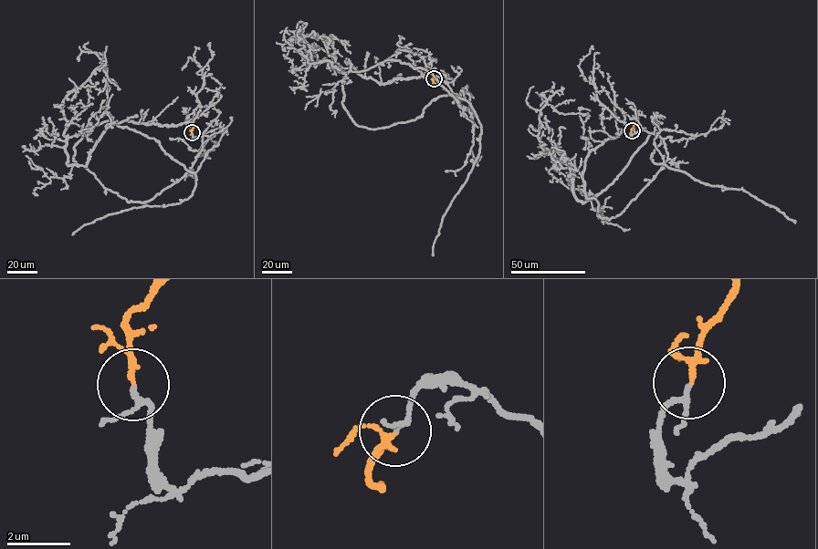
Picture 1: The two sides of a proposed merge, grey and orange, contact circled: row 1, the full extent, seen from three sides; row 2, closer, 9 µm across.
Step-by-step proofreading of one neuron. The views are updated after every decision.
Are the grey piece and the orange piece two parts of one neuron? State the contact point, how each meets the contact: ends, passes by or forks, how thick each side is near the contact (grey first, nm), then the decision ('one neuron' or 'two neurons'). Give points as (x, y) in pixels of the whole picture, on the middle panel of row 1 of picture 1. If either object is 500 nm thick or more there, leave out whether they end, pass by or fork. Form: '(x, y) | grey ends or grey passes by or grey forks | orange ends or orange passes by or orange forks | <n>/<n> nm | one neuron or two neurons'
(434, 78) | grey passes by | orange passes by | 120/130 nm | one neuron

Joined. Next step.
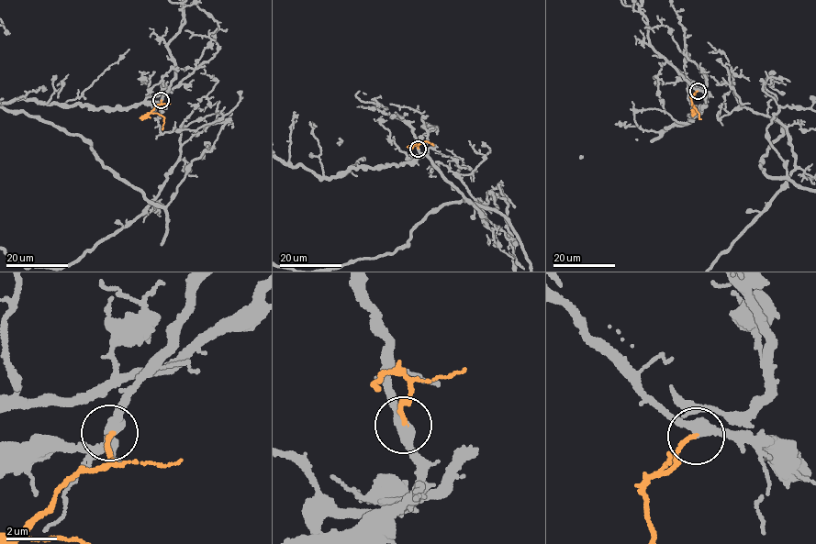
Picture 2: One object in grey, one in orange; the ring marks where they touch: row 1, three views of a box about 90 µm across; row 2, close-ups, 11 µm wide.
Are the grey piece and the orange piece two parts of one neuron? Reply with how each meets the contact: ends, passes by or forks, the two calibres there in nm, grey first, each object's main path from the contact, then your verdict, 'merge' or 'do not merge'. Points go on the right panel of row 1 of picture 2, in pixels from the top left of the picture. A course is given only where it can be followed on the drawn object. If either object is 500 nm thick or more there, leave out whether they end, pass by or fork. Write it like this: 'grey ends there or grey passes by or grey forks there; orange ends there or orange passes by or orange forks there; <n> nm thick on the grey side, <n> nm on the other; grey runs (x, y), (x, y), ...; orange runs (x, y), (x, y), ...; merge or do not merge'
grey passes by; orange ends there; 400 nm thick on the grey side, 170 nm on the other; orange runs (697, 91), (690, 97), (701, 118); merge

